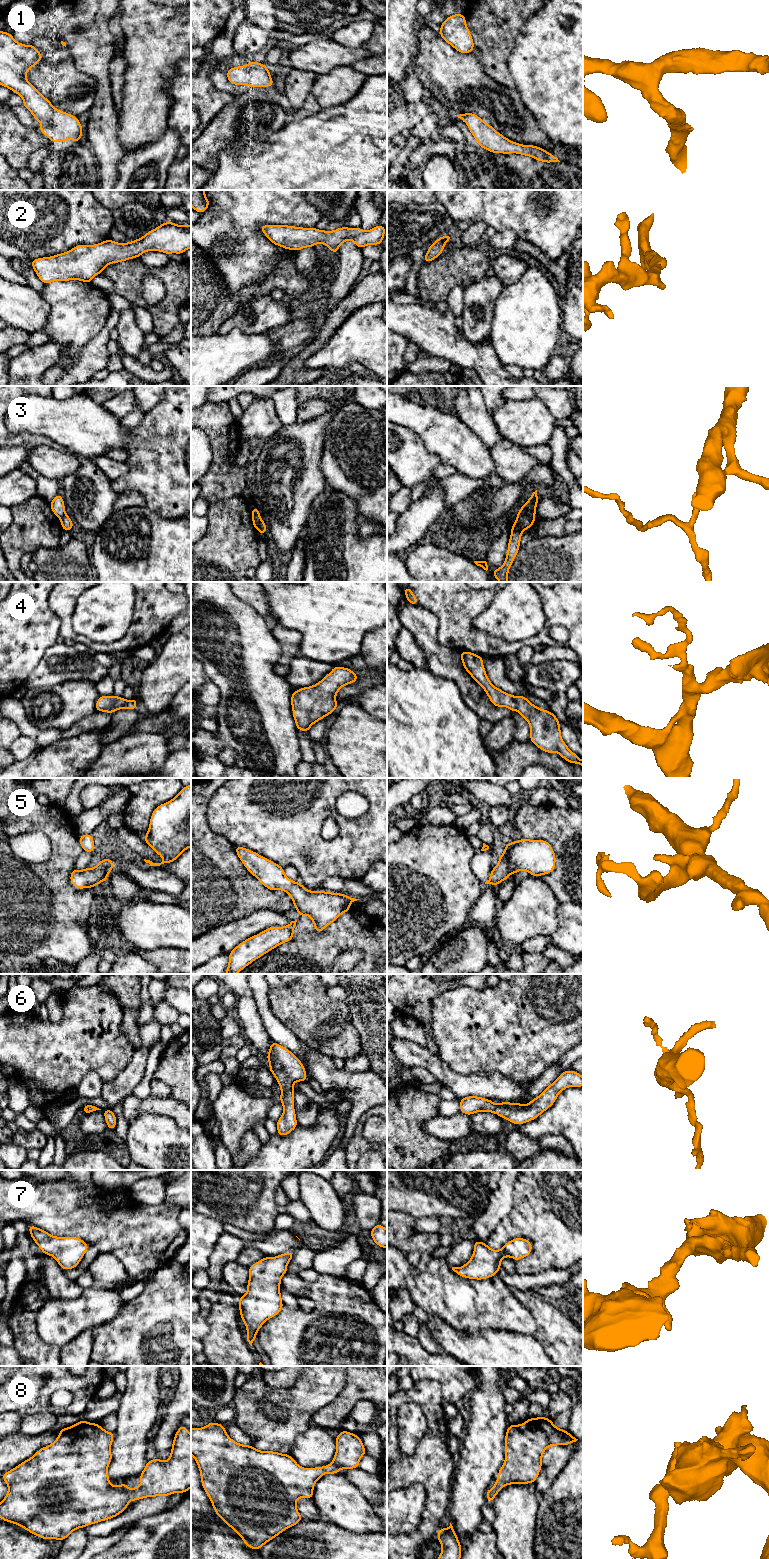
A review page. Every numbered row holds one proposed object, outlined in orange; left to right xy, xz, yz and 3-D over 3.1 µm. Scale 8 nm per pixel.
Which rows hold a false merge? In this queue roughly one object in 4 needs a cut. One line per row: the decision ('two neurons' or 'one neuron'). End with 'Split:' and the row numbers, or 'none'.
1: one neuron
2: one neuron
3: two neurons
4: one neuron
5: one neuron
6: one neuron
7: one neuron
8: one neuron
Split: 3

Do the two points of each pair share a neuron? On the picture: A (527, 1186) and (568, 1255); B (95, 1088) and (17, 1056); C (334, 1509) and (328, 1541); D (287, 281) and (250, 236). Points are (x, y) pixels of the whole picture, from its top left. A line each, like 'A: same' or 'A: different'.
A: same
B: different
C: different
D: different

